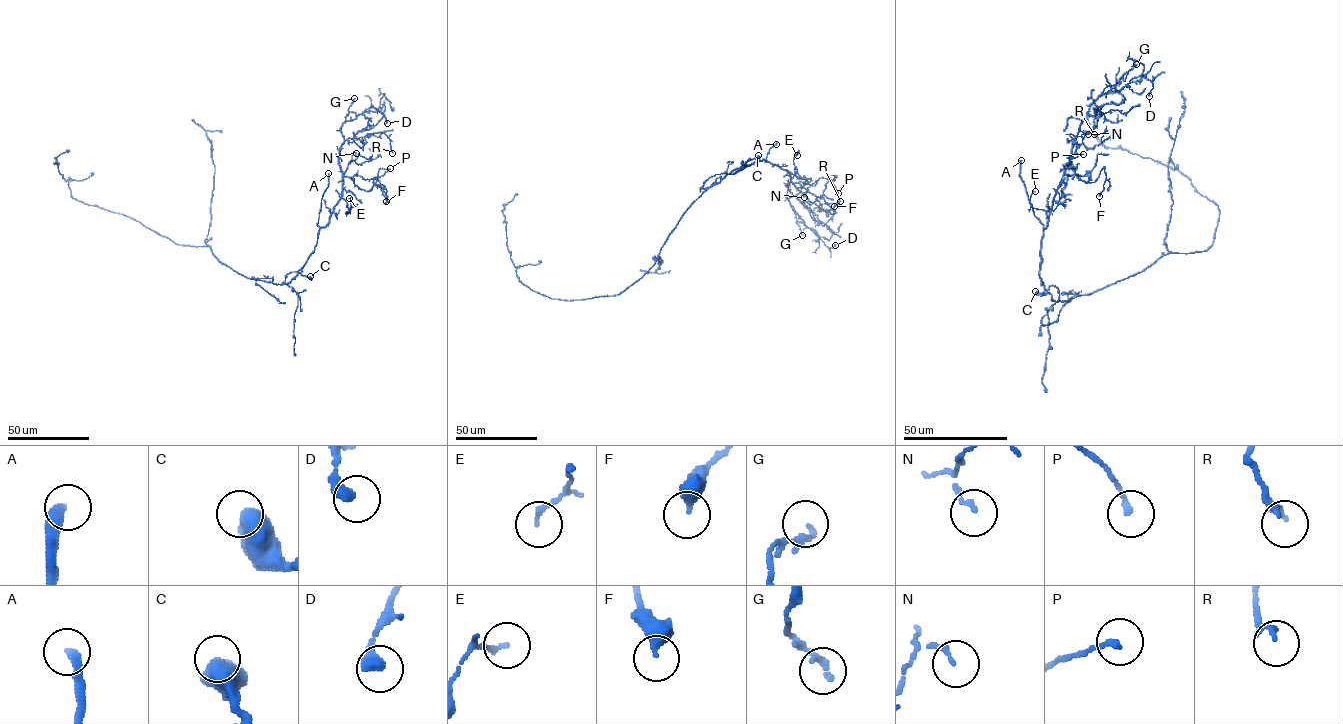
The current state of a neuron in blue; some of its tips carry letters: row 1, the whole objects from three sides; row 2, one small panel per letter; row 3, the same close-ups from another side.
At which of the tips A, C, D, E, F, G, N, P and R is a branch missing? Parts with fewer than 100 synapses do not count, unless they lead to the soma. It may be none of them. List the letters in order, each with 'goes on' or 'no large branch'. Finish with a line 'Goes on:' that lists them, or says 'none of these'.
A: goes on
C: no large branch
D: no large branch
E: no large branch
F: no large branch
G: no large branch
N: no large branch
P: no large branch
R: no large branch
Goes on: A

